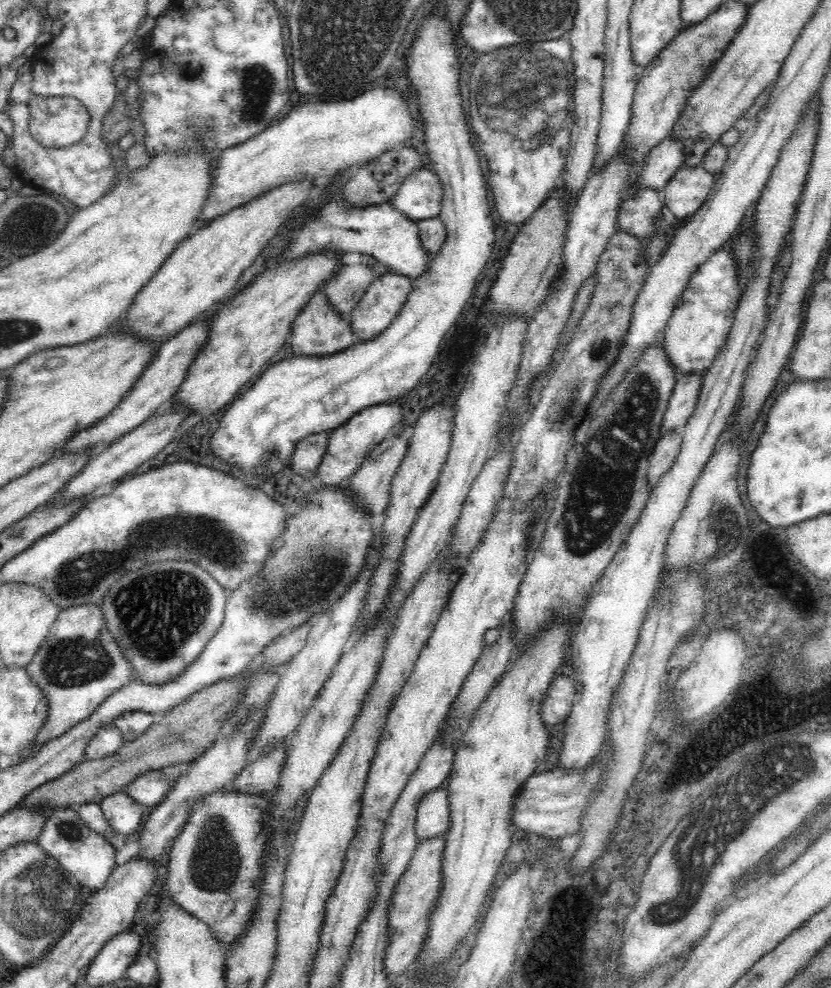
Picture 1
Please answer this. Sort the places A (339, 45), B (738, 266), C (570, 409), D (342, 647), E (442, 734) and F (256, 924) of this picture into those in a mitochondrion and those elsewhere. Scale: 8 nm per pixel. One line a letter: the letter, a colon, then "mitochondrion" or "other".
A: mitochondrion
B: other
C: mitochondrion
D: other
E: other
F: other

